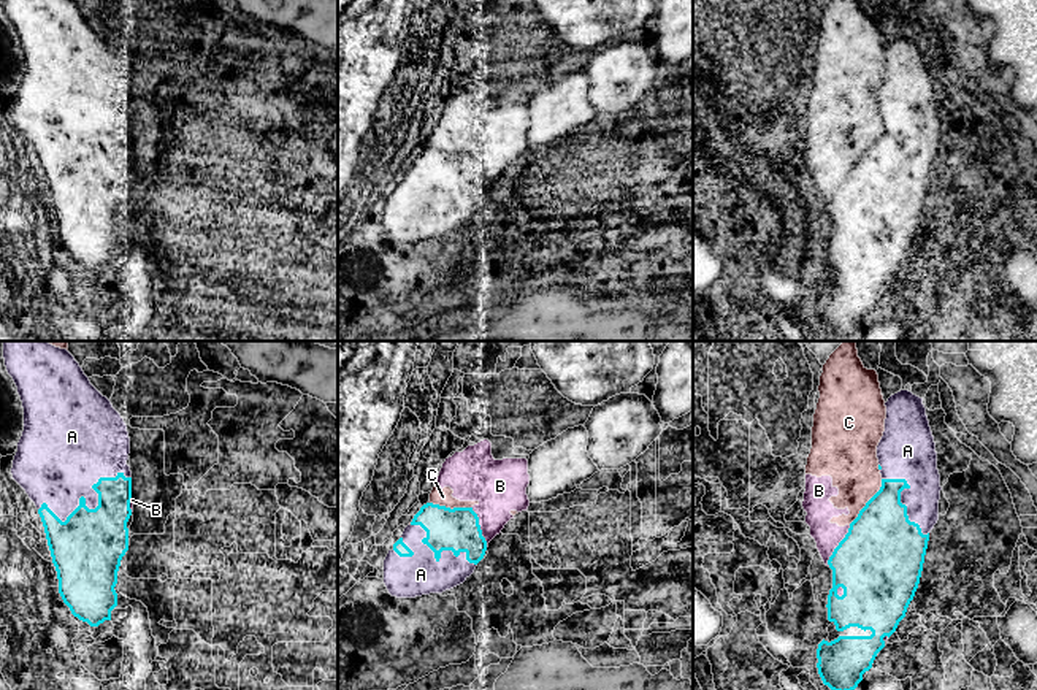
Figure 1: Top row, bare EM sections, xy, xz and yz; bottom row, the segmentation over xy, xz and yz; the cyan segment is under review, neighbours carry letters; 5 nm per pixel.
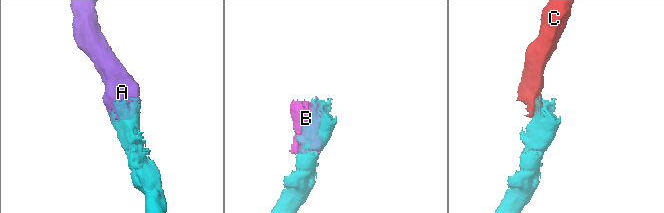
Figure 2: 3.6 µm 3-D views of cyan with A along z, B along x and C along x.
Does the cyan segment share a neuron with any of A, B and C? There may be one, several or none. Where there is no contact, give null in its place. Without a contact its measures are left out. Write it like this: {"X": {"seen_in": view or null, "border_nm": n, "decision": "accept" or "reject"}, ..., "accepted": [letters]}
{"A": {"seen_in": "xy", "border_nm": 500, "decision": "accept"}, "B": {"seen_in": "yz", "border_nm": 240, "decision": "reject"}, "C": {"seen_in": "yz", "border_nm": 280, "decision": "reject"}, "accepted": ["A"]}

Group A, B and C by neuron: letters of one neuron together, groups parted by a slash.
A / B C

